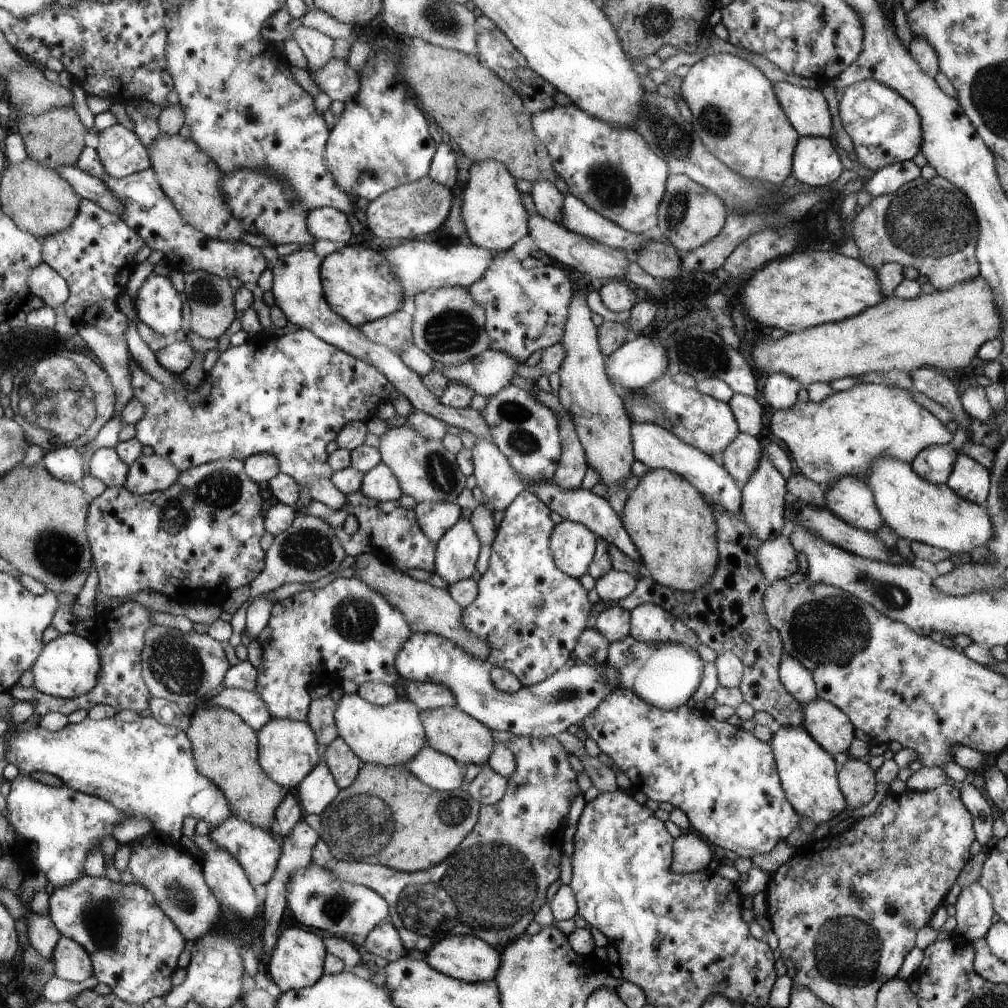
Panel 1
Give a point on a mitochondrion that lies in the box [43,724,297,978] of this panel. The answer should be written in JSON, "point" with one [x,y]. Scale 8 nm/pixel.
{"point":[105,930]}

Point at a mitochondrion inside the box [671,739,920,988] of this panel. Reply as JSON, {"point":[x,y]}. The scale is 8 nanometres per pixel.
{"point":[829,964]}

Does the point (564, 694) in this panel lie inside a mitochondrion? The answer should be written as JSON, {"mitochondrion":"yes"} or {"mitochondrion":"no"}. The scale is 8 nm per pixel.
{"mitochondrion":"yes"}

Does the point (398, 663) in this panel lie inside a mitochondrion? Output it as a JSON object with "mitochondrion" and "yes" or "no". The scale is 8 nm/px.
{"mitochondrion":"no"}

